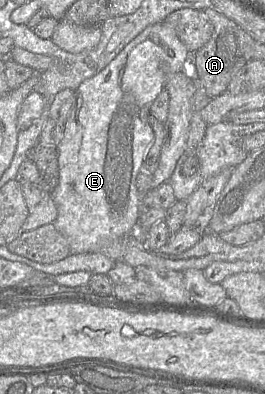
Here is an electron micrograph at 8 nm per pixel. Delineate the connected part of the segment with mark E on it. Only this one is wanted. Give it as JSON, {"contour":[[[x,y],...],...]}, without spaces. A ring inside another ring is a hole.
{"contour":[[[164,21],[146,27],[132,41],[130,41],[118,55],[98,74],[83,81],[75,91],[75,103],[63,128],[63,138],[57,146],[59,181],[51,193],[57,207],[57,218],[53,222],[57,230],[67,239],[70,253],[102,253],[114,240],[118,240],[138,228],[141,213],[140,193],[136,186],[136,178],[143,164],[146,150],[153,141],[154,133],[148,121],[149,109],[158,94],[165,88],[166,77],[169,73],[183,71],[191,63],[191,55],[181,42],[175,31]]]}

